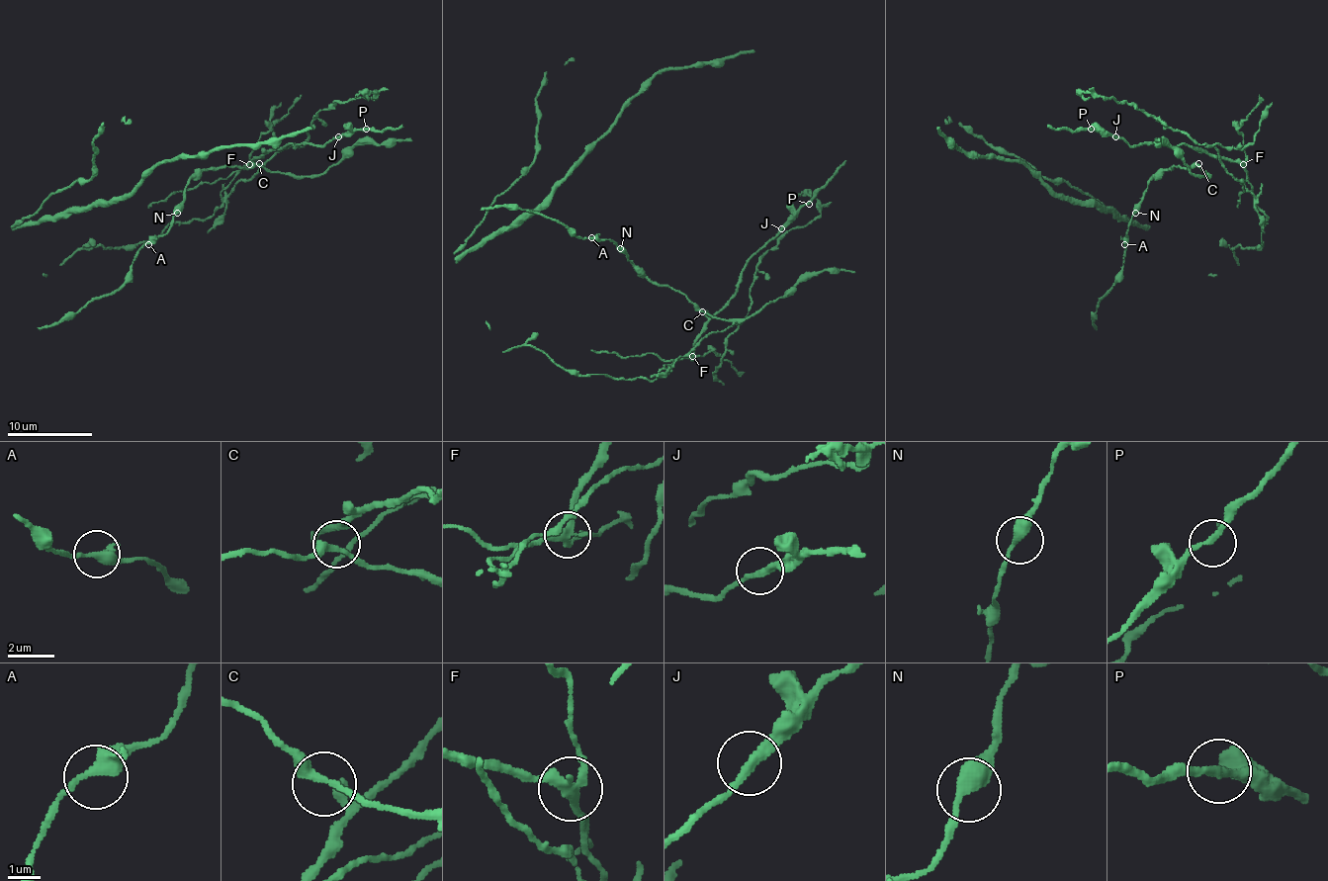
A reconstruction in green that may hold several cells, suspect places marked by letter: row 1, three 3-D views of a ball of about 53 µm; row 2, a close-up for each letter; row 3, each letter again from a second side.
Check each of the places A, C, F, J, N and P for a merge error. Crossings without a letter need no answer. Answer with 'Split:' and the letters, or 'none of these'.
Split: F

